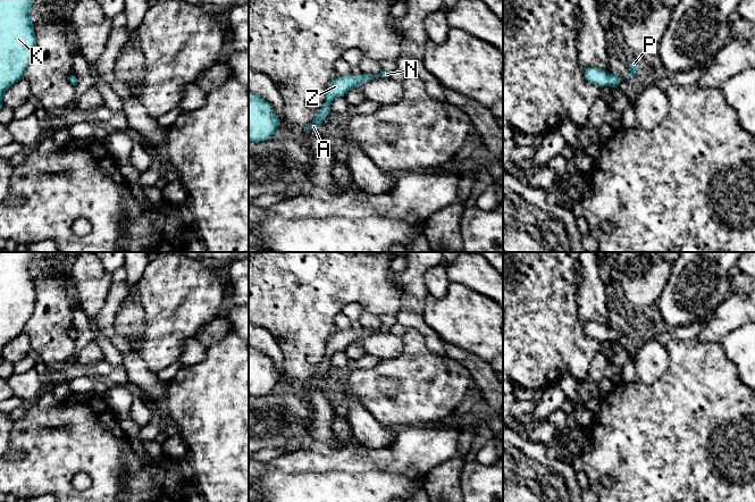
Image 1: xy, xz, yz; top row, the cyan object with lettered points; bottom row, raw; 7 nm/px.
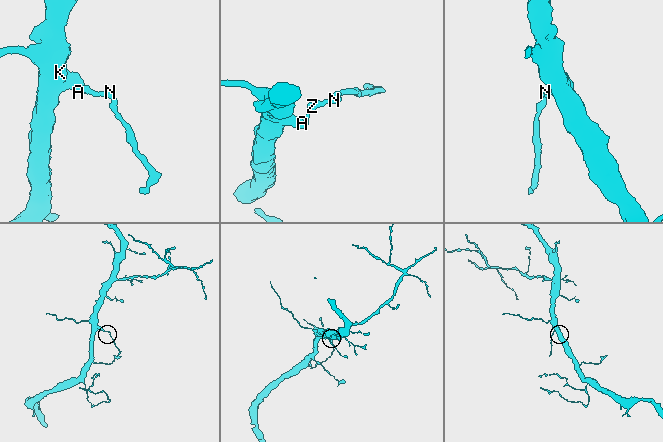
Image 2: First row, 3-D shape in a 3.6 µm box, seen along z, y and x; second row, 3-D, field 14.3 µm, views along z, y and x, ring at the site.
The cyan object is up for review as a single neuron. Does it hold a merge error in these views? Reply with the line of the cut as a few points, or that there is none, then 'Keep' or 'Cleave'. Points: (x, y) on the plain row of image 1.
No split. Keep

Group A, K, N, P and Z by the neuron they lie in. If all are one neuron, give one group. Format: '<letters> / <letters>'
A K N P Z

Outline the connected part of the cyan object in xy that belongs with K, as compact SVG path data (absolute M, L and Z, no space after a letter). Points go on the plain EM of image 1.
M0 252L0 363L3 348L24 333L36 303L30 265L36 252Z

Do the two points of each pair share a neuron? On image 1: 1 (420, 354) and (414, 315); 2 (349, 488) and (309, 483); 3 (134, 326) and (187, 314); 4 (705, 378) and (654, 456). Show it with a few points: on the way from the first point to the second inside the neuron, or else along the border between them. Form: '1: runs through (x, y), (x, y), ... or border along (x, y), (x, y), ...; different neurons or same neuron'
1: border along (408, 327), (413, 327), (420, 333); different neurons
2: runs through (338, 488), (319, 488); same neuron
3: border along (139, 298), (143, 312), (143, 329), (136, 350); different neurons
4: runs through (701, 398), (690, 411), (690, 418), (673, 436); same neuron

